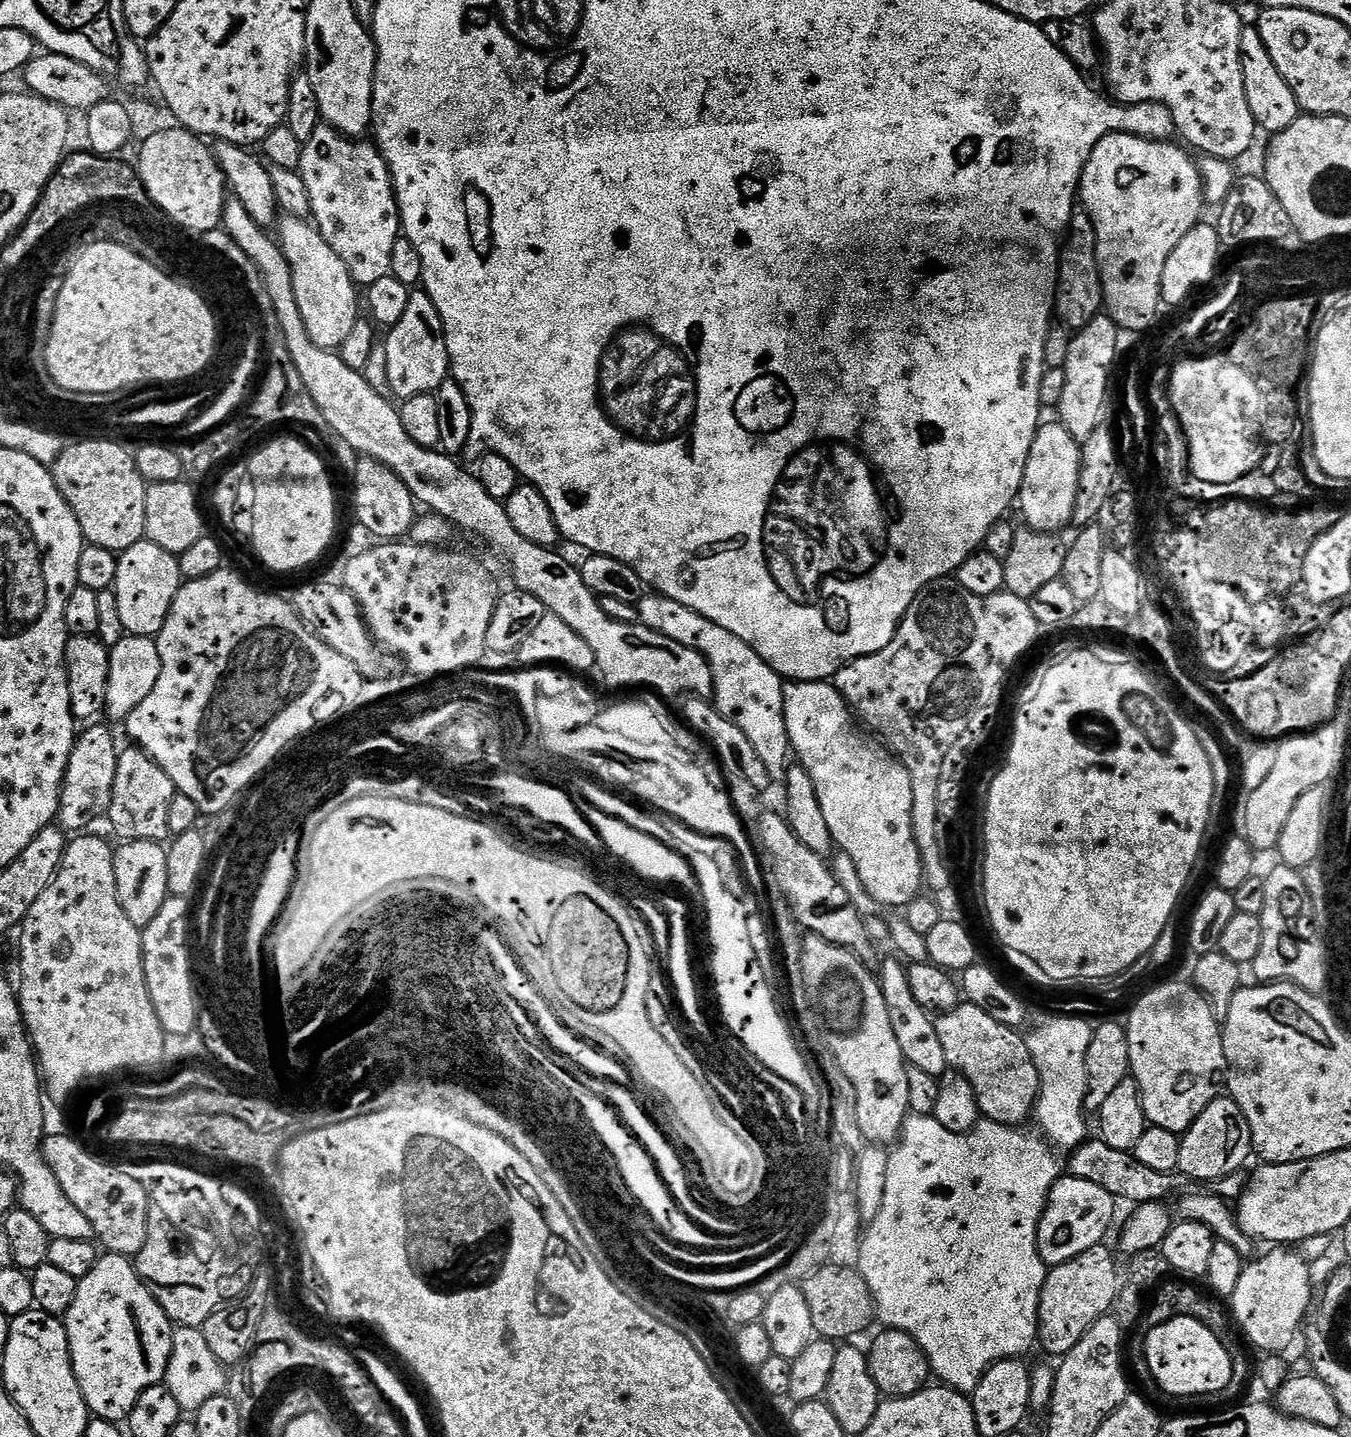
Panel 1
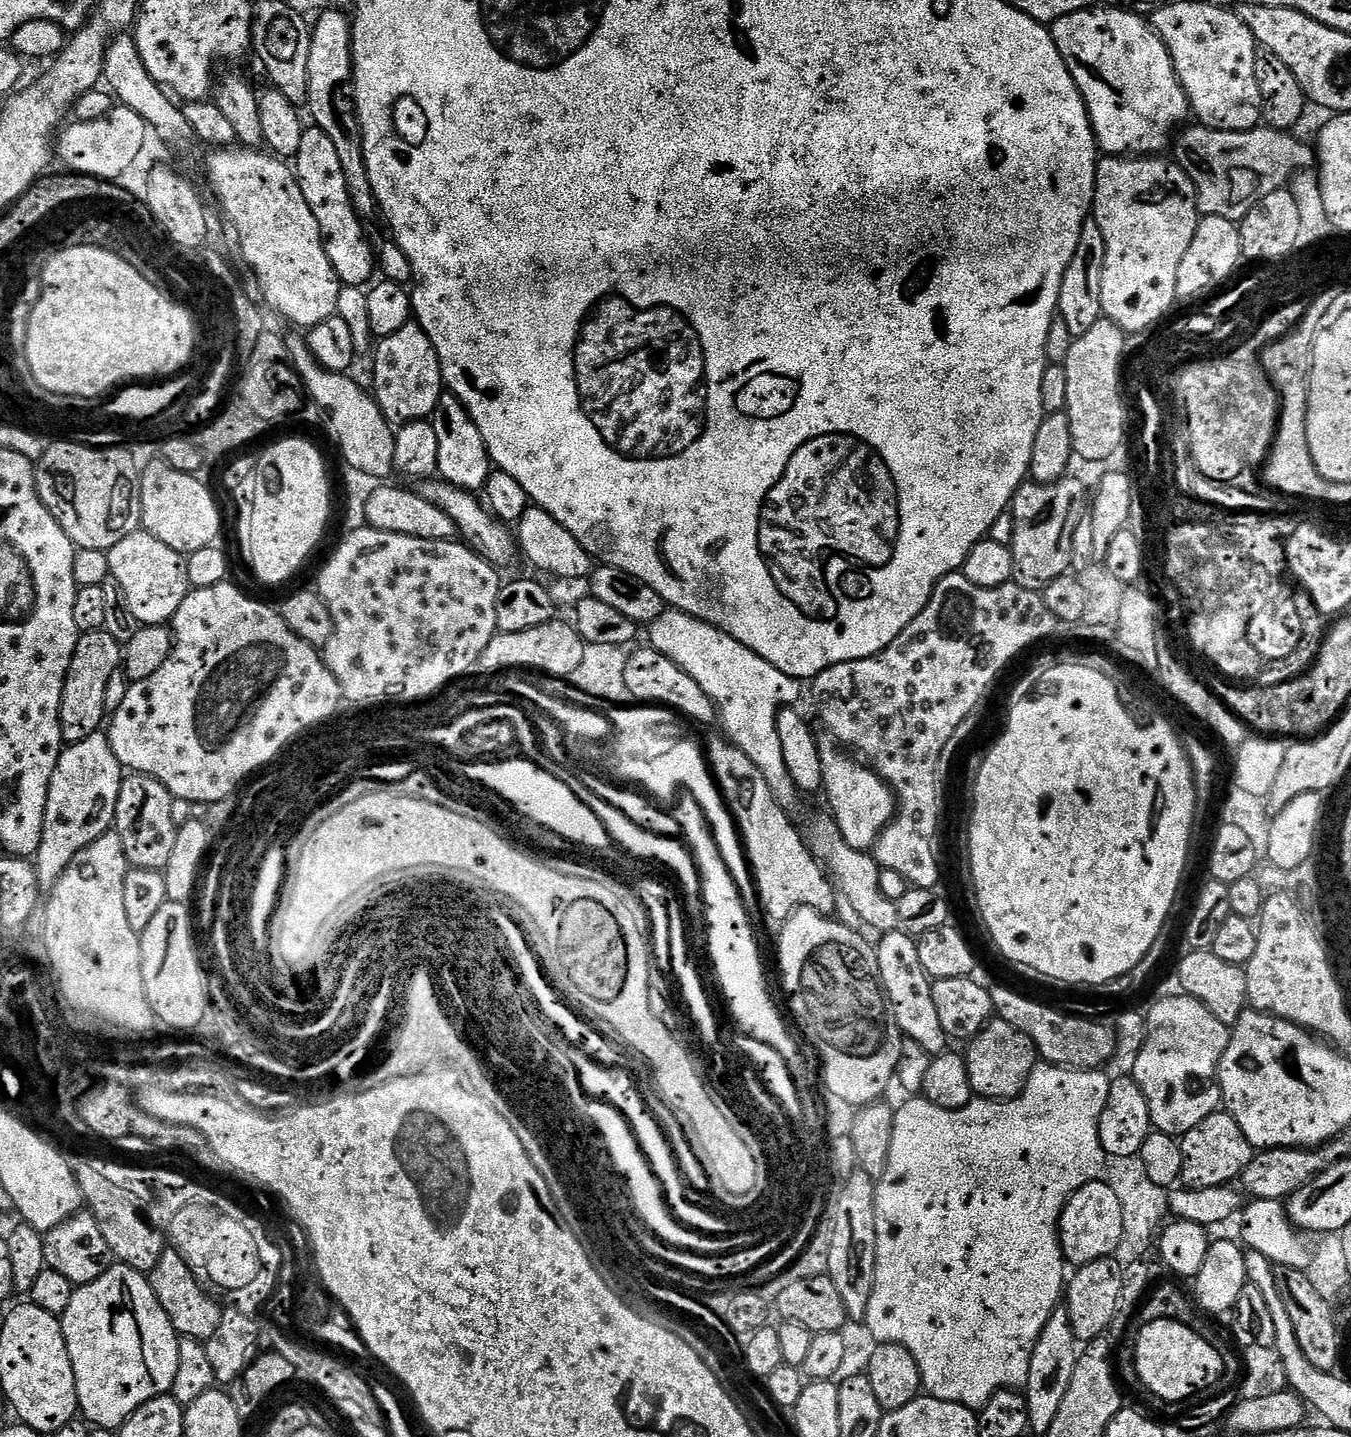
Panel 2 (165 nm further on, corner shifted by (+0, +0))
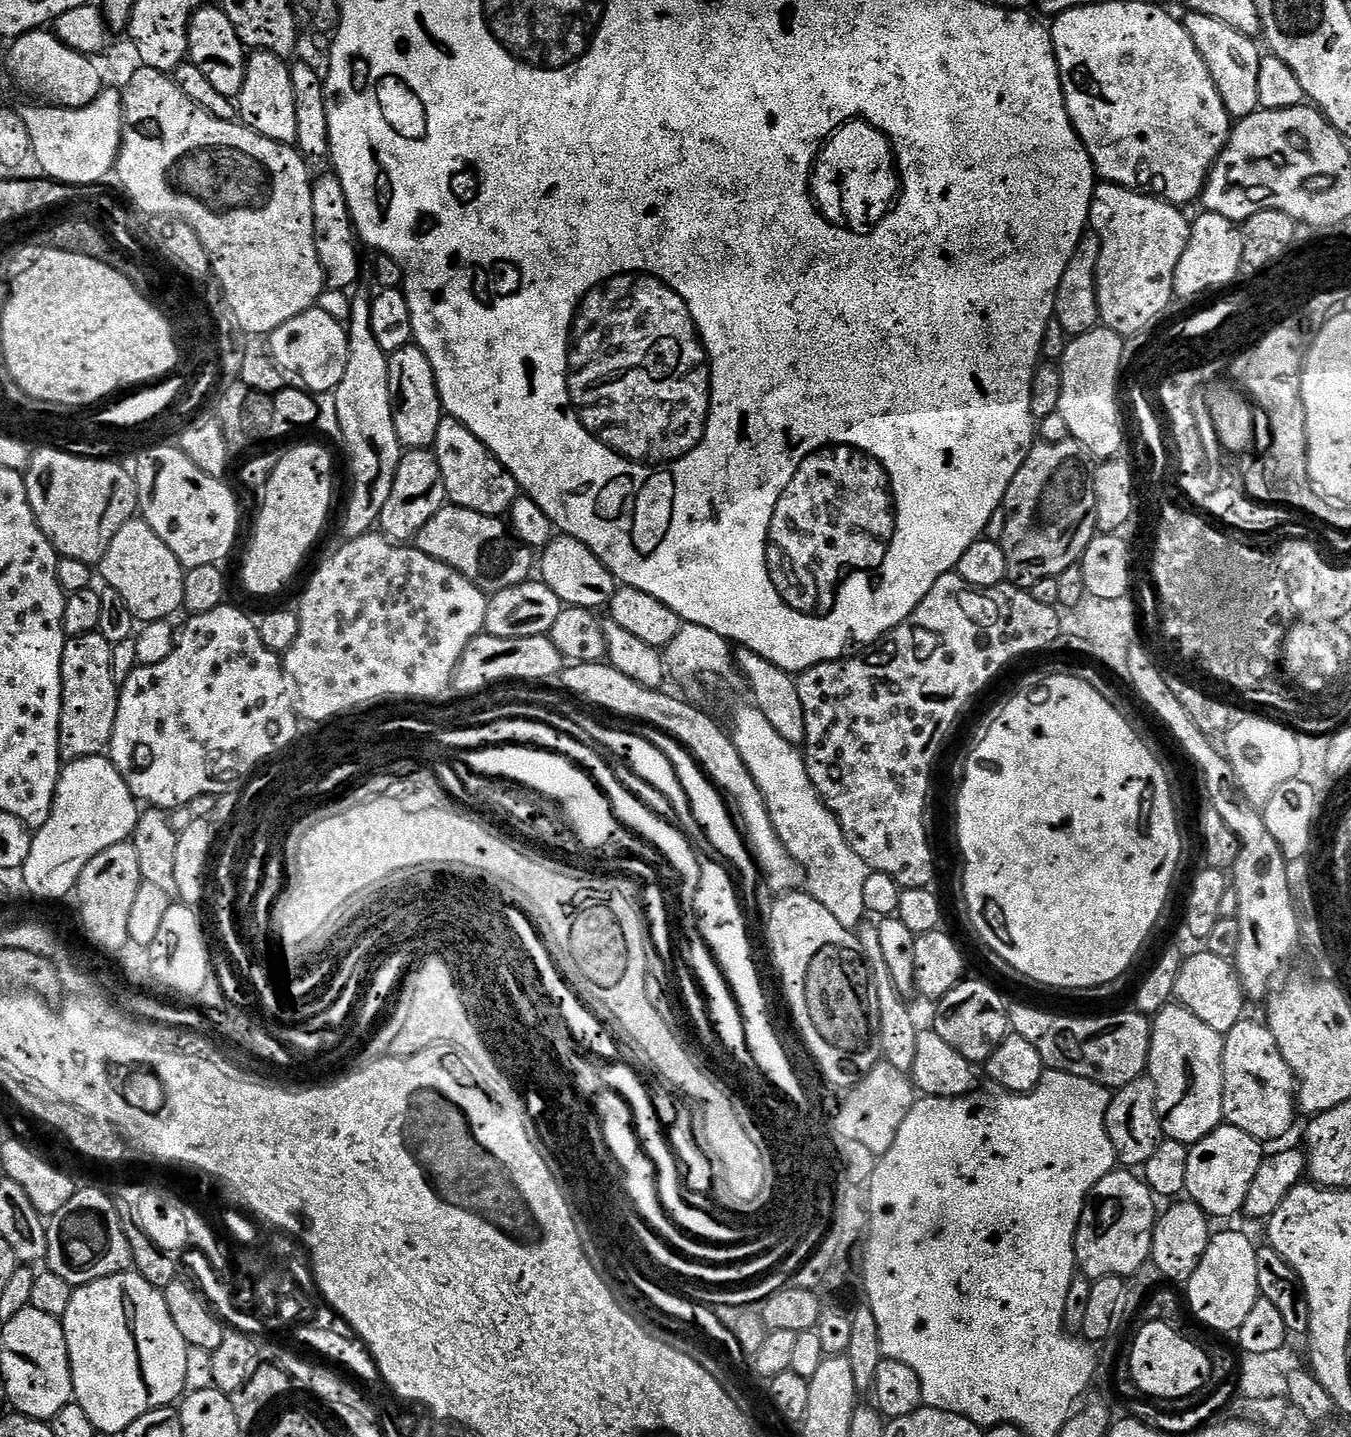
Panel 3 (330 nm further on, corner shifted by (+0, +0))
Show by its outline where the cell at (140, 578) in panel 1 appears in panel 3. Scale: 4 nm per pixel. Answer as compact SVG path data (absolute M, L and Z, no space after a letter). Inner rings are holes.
M133 518L126 522L126 526L122 526L122 530L118 530L118 534L114 534L114 542L110 542L110 550L106 550L104 559L100 561L98 565L98 572L104 575L104 584L107 587L118 590L118 594L122 594L122 598L125 599L126 604L130 606L130 610L136 615L137 621L149 624L155 620L167 620L175 617L175 612L178 613L184 607L184 573L186 569L178 562L178 558L174 558L174 554L170 550L170 546L166 546L166 542L162 542L162 538L158 538L158 534L154 534L154 530L150 530L150 526L143 518Z

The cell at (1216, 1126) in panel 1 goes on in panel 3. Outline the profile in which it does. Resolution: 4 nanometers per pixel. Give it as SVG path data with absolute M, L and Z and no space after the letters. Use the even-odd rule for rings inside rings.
M1221 1123L1206 1138L1191 1145L1186 1158L1186 1186L1184 1192L1187 1199L1198 1205L1210 1218L1216 1216L1224 1220L1227 1216L1239 1213L1246 1202L1246 1194L1250 1190L1250 1182L1254 1182L1254 1174L1258 1174L1258 1166L1264 1161L1266 1152L1262 1150L1261 1141L1255 1140L1246 1130L1238 1130L1230 1123Z

